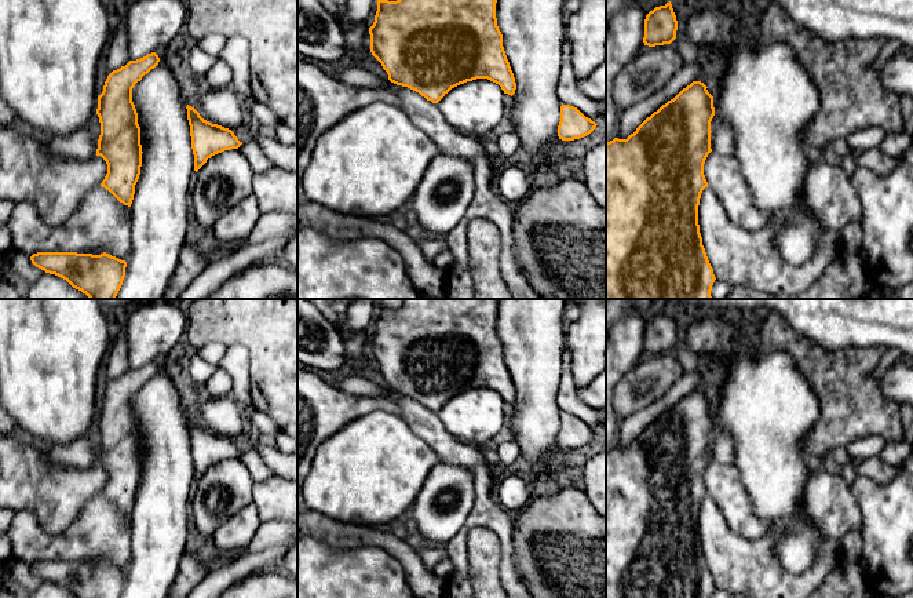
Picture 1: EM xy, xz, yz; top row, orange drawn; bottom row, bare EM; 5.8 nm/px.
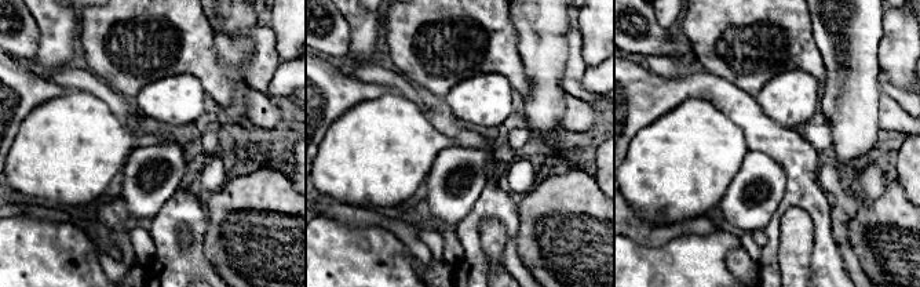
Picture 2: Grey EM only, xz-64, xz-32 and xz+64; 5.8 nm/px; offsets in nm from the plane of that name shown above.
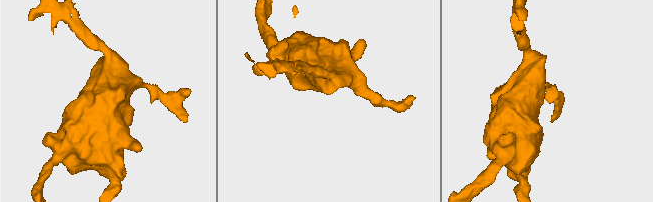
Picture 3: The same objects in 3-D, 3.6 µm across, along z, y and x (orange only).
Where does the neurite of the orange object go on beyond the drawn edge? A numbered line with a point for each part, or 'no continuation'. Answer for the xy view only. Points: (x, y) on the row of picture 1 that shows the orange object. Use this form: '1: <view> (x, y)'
no continuation

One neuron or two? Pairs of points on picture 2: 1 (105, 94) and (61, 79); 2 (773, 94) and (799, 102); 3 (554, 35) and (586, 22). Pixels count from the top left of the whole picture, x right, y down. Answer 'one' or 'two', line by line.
1: one
2: one
3: two

